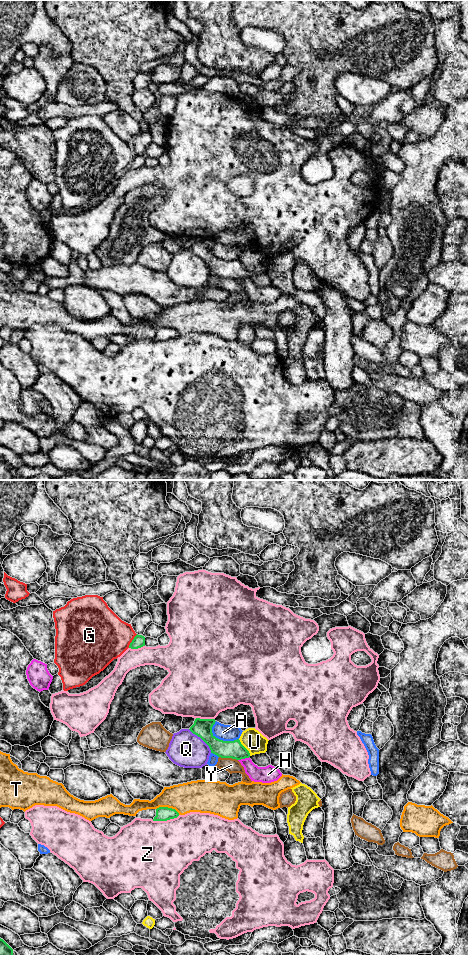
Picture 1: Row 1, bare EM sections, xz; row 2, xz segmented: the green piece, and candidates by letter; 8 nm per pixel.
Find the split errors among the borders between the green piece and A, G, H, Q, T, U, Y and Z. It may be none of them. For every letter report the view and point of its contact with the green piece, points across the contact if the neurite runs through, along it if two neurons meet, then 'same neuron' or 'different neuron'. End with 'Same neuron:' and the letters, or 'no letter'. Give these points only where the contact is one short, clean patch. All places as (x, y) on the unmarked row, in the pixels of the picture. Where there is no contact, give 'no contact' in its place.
A: contact xz (222, 260); different neuron
G: contact xz (132, 161); different neuron
H: contact xz (243, 278); different neuron
Q: contact xz (201, 258); different neuron
T: contact xz (167, 327); different neuron
U: contact xz (244, 267); border xz (238, 259), (250, 275); different neuron
Y: contact xz (228, 277); different neuron
Z: contact xz (165, 340); different neuron
Same neuron: no letter

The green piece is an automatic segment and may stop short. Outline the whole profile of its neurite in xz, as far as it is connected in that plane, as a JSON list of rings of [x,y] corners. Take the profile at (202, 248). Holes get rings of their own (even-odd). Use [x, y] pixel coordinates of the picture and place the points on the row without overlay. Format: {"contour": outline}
{"contour": [[[196,238],[190,251],[200,257],[210,268],[211,273],[221,278],[241,280],[250,277],[249,271],[241,264],[240,260],[223,261],[212,253],[215,239]]]}

